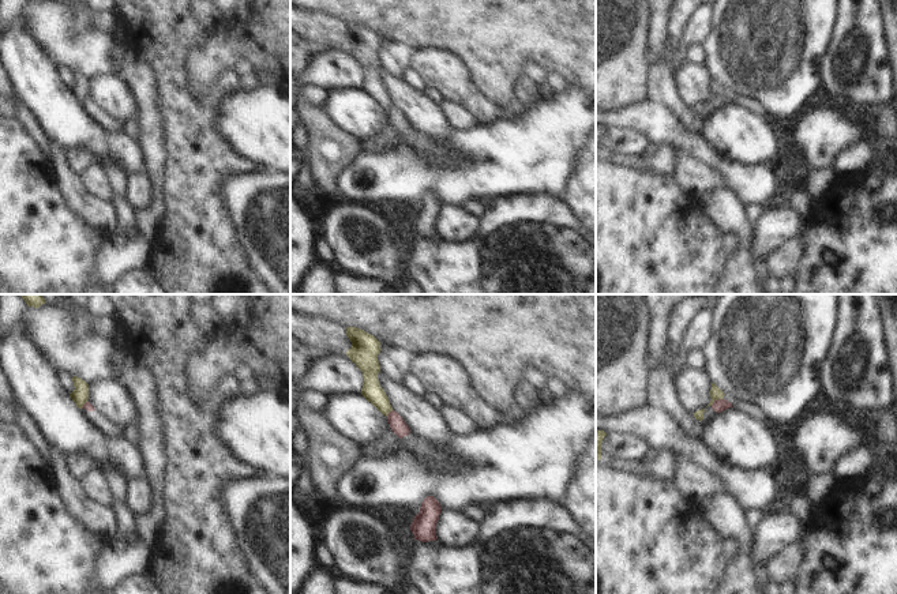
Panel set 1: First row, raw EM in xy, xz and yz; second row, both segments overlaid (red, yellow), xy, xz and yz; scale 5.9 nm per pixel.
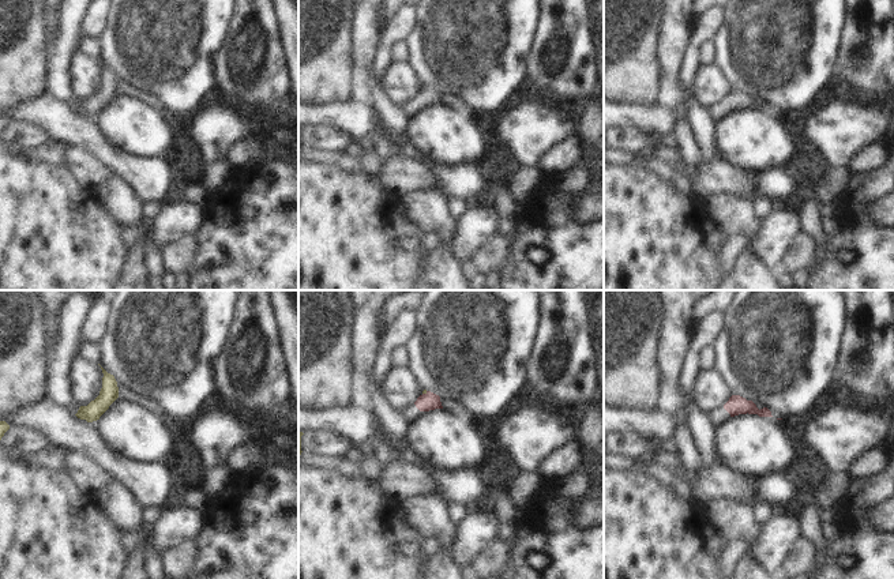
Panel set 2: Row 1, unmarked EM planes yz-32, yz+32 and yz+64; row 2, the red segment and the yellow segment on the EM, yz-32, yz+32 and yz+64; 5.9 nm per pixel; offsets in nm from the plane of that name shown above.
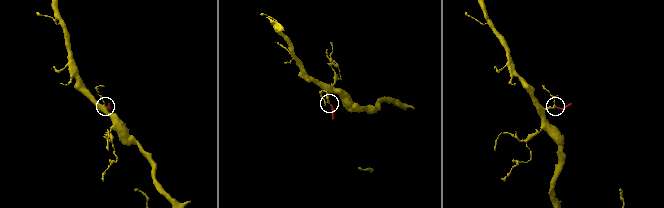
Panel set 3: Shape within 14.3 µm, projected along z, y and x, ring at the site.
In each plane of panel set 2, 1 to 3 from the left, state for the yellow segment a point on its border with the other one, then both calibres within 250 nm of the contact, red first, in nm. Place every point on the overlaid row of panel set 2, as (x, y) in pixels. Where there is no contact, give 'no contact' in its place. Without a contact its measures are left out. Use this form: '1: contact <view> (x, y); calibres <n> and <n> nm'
1: no contact
2: contact yz+32 (424, 394); calibres 110 and 20 nm
3: no contact

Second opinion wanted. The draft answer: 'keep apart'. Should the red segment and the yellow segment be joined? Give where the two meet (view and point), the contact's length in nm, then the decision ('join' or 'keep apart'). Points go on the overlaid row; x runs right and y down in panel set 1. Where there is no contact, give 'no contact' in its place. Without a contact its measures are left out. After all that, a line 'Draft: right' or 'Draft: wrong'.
contact yz (717, 399); length 90 nm; keep apart
Draft: right

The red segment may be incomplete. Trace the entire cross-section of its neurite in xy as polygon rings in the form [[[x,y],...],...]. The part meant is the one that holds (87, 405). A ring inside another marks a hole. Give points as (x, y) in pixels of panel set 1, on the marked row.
[[[86,402],[82,407],[83,414],[106,436],[119,437],[121,435],[121,428],[106,418],[102,413],[94,409],[90,402]]]

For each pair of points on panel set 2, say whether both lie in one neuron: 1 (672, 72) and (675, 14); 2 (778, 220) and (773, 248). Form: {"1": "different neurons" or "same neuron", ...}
{"1": "same neuron", "2": "same neuron"}

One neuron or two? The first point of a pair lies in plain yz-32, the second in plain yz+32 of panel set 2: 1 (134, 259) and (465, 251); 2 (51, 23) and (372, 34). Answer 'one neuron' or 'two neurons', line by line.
1: two neurons
2: one neuron

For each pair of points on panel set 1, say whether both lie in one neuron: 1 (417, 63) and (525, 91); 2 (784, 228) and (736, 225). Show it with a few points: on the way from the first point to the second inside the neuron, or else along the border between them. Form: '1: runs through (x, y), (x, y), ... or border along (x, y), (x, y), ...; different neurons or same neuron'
1: runs through (445, 74), (485, 112), (502, 112); same neuron
2: border along (753, 224), (751, 255), (754, 259); different neurons

